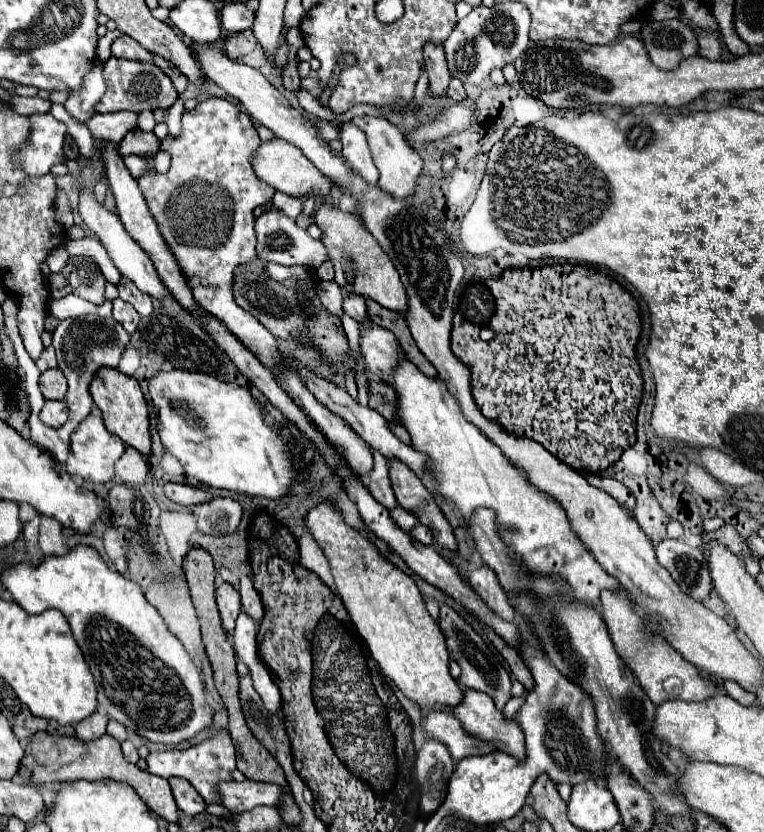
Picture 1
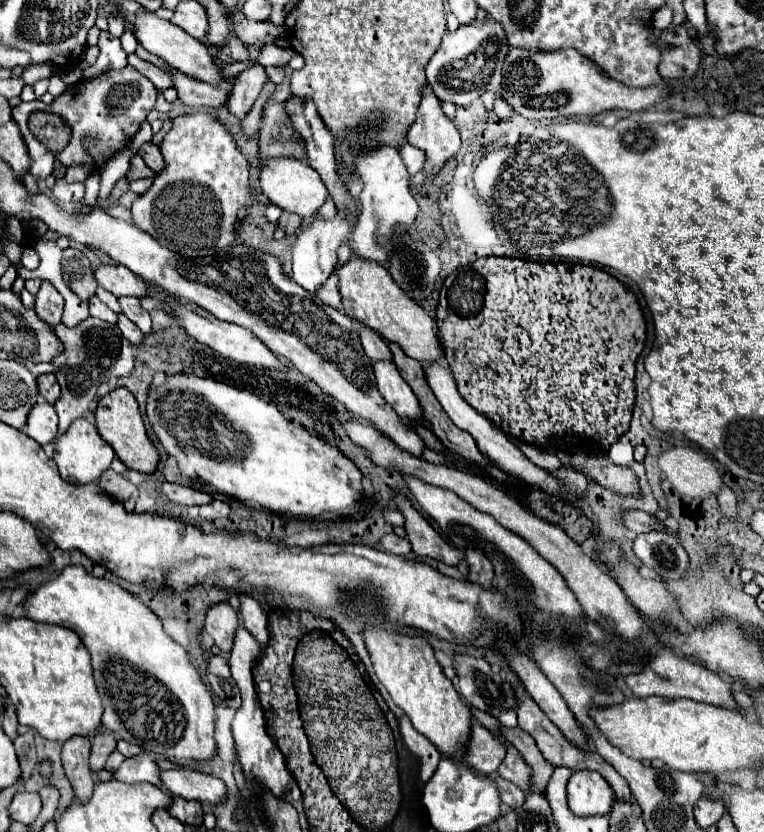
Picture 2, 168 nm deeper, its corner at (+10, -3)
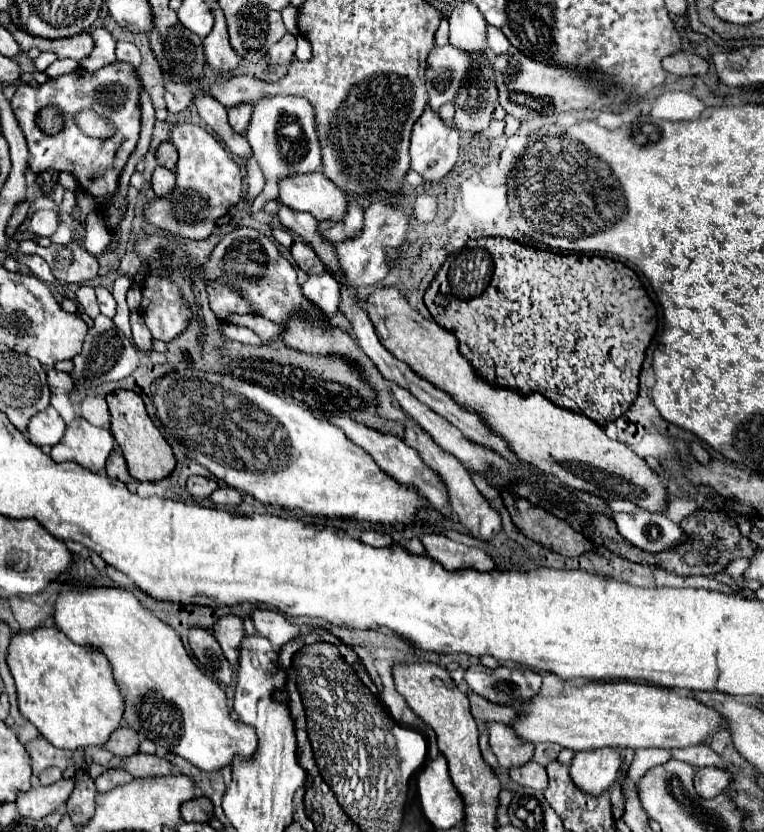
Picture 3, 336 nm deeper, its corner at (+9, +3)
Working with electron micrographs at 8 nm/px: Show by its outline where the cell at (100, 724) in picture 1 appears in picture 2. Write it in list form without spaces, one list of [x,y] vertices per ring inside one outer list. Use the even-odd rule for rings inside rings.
[[[72,737],[62,747],[62,767],[72,783],[76,801],[80,803],[86,803],[94,791],[94,777],[90,771],[88,757],[90,757],[88,737]]]

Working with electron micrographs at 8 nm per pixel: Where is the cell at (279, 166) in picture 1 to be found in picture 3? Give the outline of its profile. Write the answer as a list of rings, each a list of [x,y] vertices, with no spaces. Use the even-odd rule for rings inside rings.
[[[321,171],[291,175],[279,181],[279,199],[295,211],[307,211],[319,221],[341,219],[347,207],[345,193]]]

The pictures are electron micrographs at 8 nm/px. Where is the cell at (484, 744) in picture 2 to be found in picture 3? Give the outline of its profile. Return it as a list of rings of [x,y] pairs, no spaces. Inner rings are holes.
[[[487,723],[489,745],[501,767],[509,769],[515,765],[523,765],[533,757],[533,743],[523,741],[509,725],[503,723]]]

